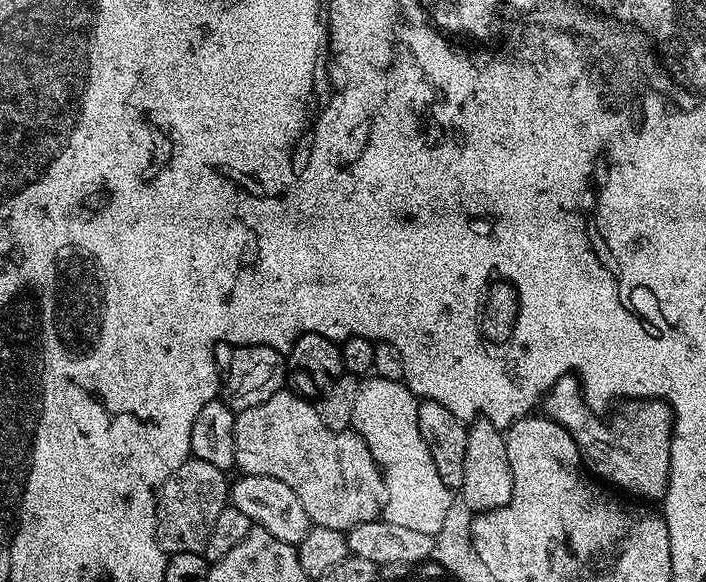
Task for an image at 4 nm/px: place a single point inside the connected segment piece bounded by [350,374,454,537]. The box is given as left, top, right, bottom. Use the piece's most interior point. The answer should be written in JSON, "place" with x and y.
{"place":[384,416]}

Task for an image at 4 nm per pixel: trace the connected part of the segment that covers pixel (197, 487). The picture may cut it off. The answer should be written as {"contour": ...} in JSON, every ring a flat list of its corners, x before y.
{"contour":[[189,458,166,478,156,498,156,541,164,553,203,553,210,526,214,526,214,518,218,518,230,496,230,480,224,476,225,469]]}

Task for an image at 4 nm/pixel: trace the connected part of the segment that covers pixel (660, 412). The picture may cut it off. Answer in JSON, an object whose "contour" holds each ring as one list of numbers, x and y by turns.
{"contour":[[575,375,562,377,542,401,543,411,548,419,563,428,574,438,580,451,583,467,593,477,599,478,605,485,613,484,632,496,641,496,644,500,659,501,668,488,668,475,670,474,670,446,674,435,674,417,672,408,663,400,638,400,627,405,621,420,616,420,612,428,597,413,593,412,584,401,582,385]]}

